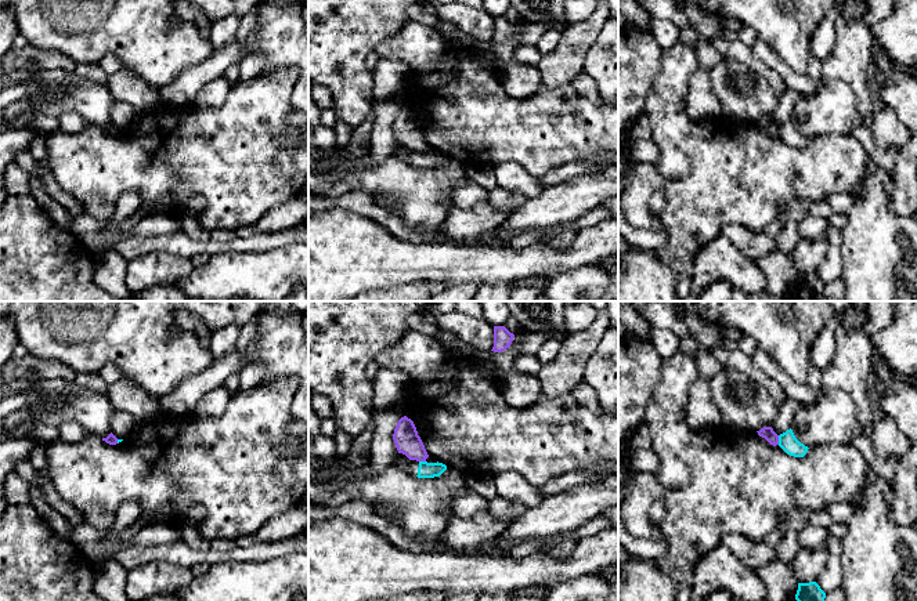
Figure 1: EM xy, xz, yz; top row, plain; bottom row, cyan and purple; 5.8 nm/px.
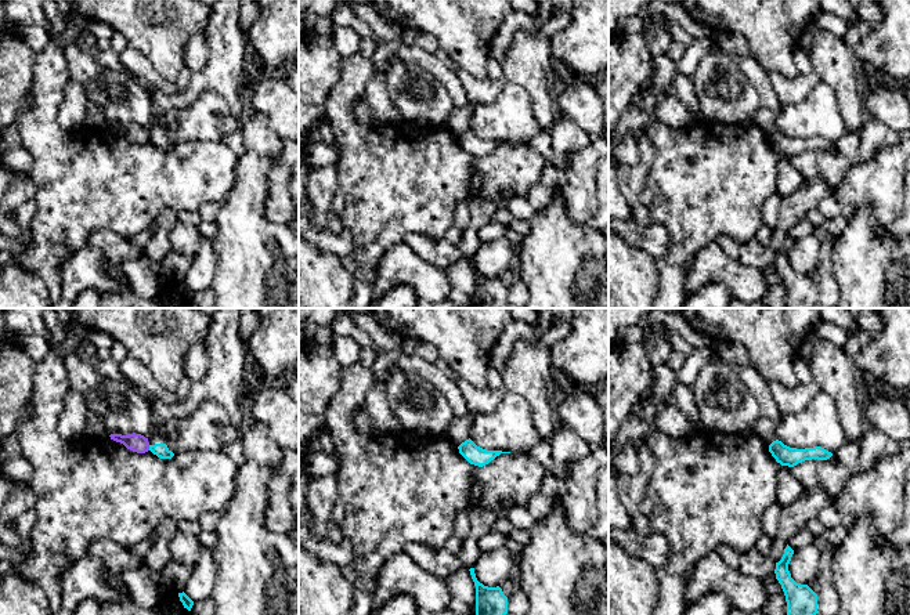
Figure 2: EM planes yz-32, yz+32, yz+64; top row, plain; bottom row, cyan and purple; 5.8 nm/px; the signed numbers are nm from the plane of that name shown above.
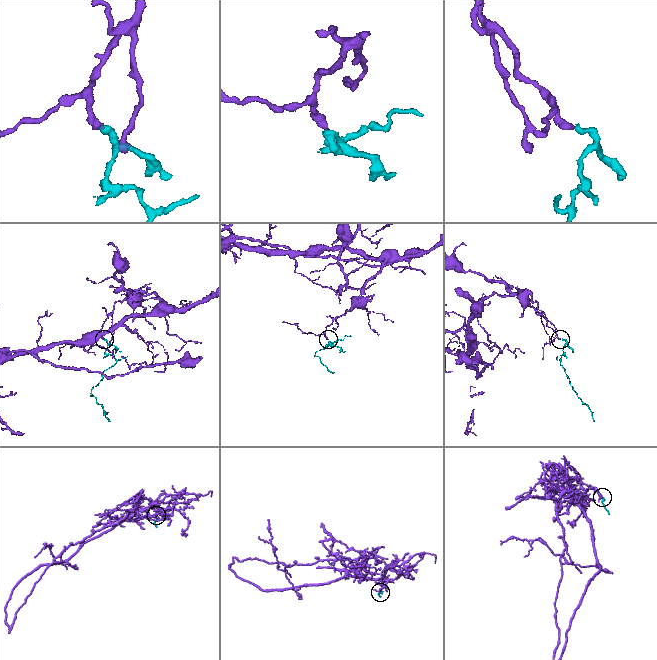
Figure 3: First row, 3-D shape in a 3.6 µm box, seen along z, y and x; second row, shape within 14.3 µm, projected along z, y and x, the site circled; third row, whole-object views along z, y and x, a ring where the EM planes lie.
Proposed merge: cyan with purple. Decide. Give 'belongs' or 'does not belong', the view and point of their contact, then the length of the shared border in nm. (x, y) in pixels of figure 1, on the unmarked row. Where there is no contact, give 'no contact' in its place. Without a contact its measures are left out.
does not belong; contact yz (779, 130); length 60 nm

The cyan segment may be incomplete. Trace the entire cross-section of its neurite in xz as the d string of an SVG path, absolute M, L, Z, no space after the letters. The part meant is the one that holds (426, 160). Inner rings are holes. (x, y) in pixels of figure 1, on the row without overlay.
M409 152L409 163L418 169L434 169L440 167L447 160L443 153L427 153L427 152Z

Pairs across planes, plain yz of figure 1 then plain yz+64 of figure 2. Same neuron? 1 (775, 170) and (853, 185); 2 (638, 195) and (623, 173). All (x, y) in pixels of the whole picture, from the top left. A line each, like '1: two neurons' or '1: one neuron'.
1: two neurons
2: one neuron

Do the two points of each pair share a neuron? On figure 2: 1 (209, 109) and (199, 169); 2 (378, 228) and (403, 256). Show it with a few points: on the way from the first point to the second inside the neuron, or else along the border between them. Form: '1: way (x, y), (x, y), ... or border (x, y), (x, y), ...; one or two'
1: border (221, 140), (180, 141), (174, 145); two
2: border (403, 241), (382, 257), (375, 272); two

